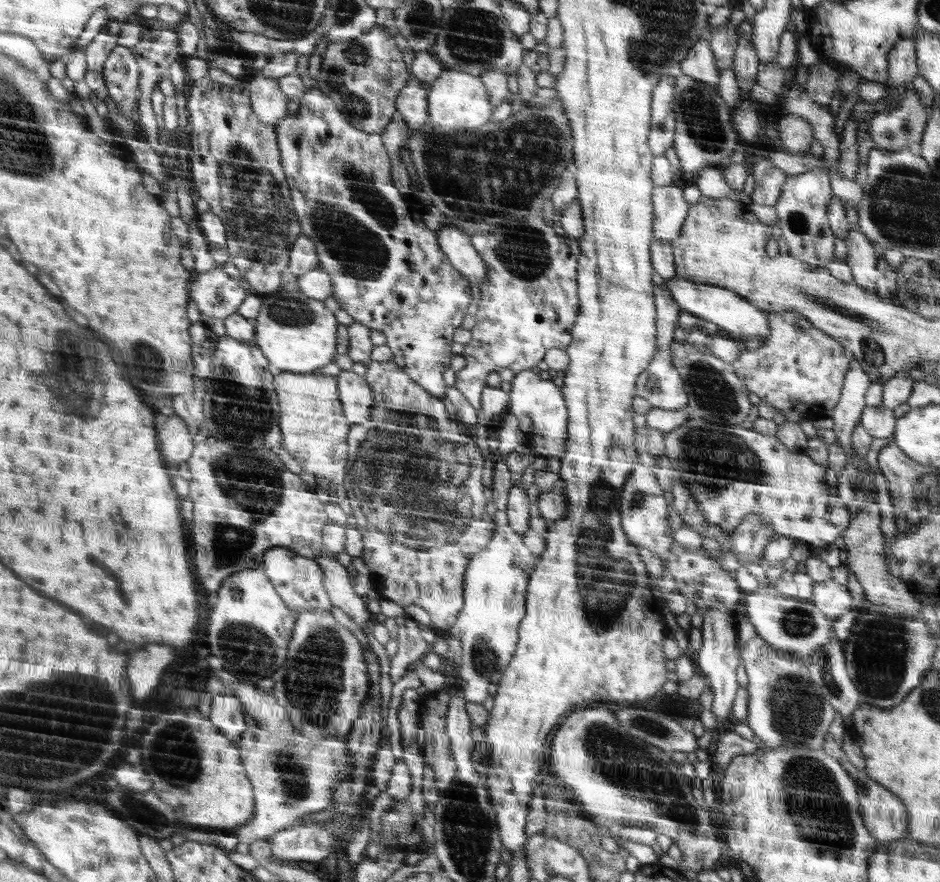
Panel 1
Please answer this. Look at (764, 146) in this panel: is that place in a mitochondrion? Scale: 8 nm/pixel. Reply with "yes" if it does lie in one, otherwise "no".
no

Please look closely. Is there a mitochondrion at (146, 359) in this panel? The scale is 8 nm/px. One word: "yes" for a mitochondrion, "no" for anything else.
yes

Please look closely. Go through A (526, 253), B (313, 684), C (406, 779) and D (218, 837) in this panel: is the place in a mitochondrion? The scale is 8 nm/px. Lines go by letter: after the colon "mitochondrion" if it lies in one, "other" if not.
A: mitochondrion
B: mitochondrion
C: other
D: other

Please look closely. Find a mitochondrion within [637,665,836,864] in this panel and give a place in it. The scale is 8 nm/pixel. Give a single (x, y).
(795, 711)

